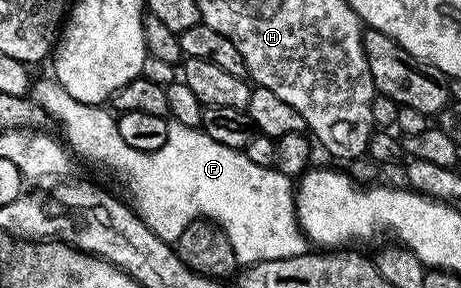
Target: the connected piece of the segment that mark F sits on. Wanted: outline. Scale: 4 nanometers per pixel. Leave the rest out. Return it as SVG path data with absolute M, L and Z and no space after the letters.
M55 78L35 79L31 85L30 98L51 119L53 116L64 126L64 134L68 138L67 147L75 155L77 152L90 163L109 168L128 187L127 199L142 218L142 222L146 222L146 226L150 226L150 230L154 230L158 238L175 242L194 218L193 204L196 207L197 217L214 221L228 235L230 246L234 246L234 254L241 265L262 262L270 258L294 258L309 251L309 241L300 229L298 196L297 193L296 196L292 193L293 177L283 176L275 168L257 166L256 163L250 162L247 151L222 146L222 142L214 142L214 138L207 136L199 127L191 128L179 124L174 119L168 120L166 146L153 152L134 150L134 146L126 146L122 134L118 134L117 117L107 107L99 108L96 105L99 103L66 94L64 87Z

